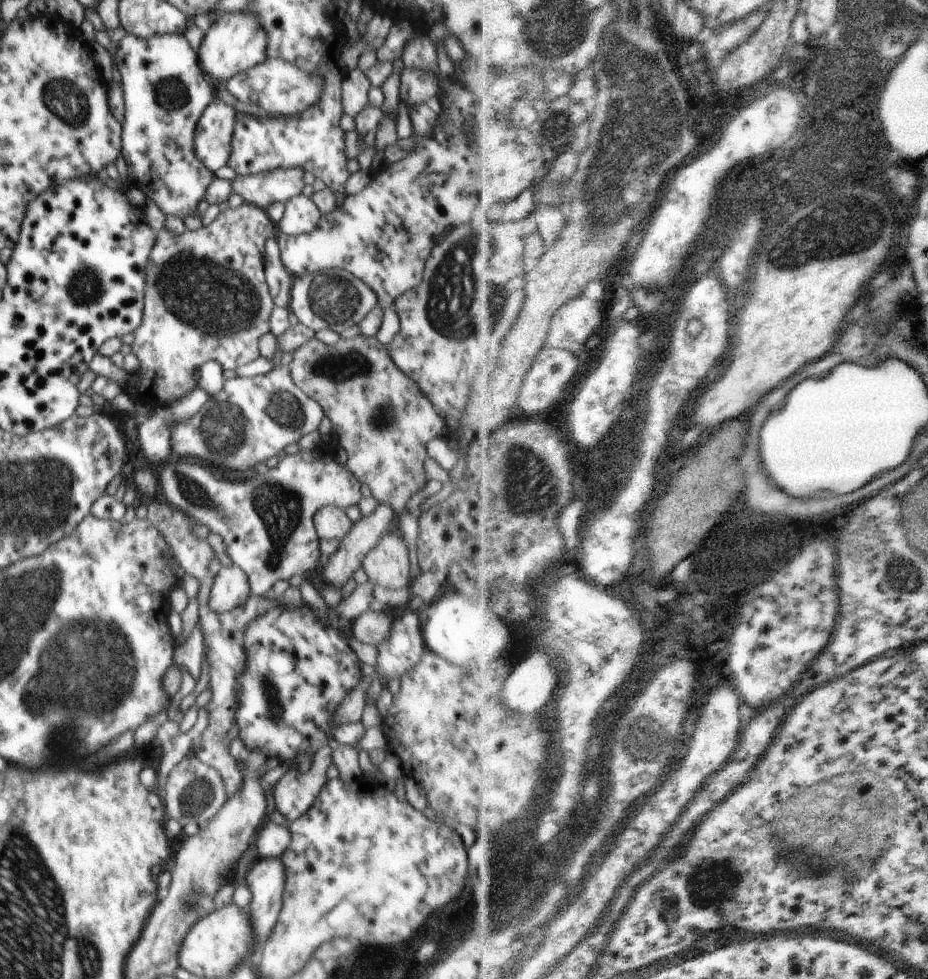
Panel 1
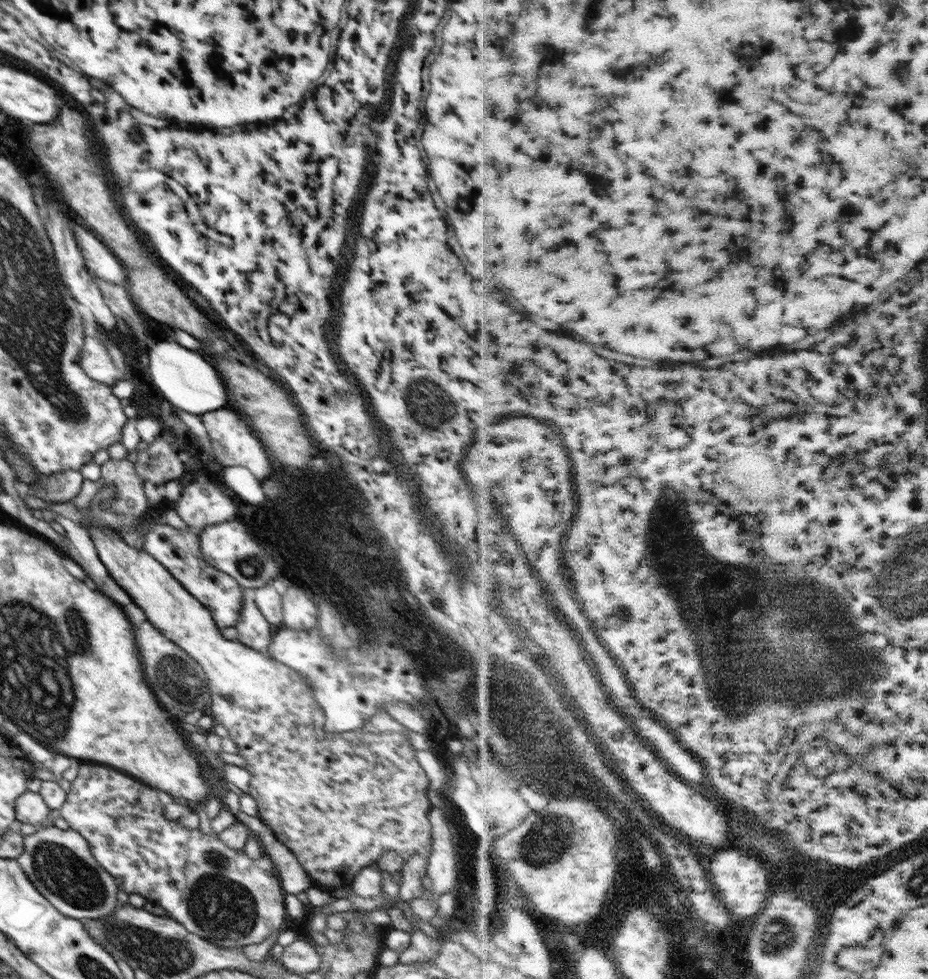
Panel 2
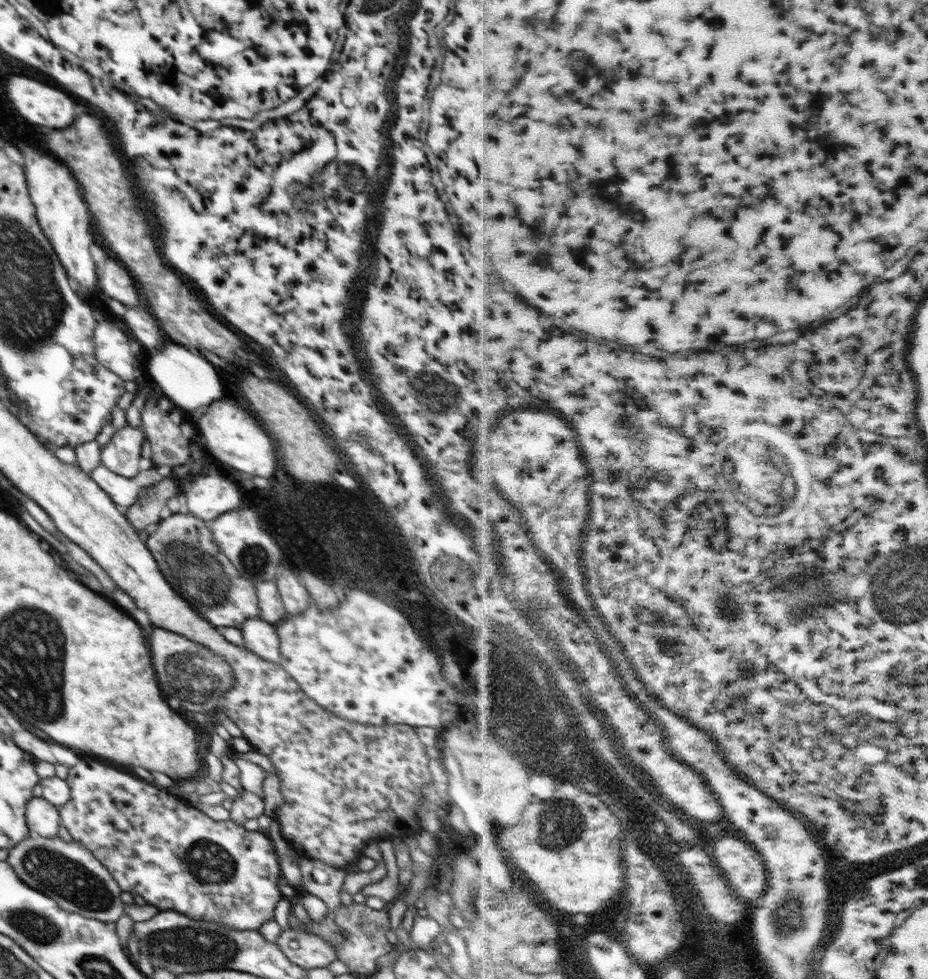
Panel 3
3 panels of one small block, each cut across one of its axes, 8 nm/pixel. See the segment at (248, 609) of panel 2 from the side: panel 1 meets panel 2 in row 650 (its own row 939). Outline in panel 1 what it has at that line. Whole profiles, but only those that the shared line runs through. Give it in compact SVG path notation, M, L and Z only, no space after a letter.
M281 857L258 858L245 876L252 892L252 902L247 907L257 936L255 950L269 939L283 907L285 866Z

